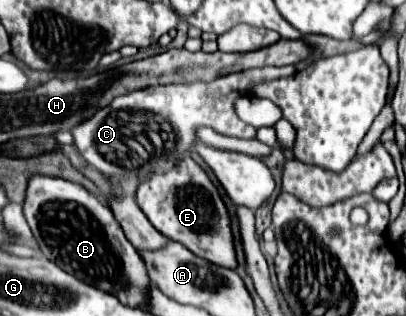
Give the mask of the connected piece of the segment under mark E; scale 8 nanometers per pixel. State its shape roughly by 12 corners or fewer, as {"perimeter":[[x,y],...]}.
{"perimeter":[[184,155],[136,189],[168,239],[236,267],[230,217],[214,183]]}

